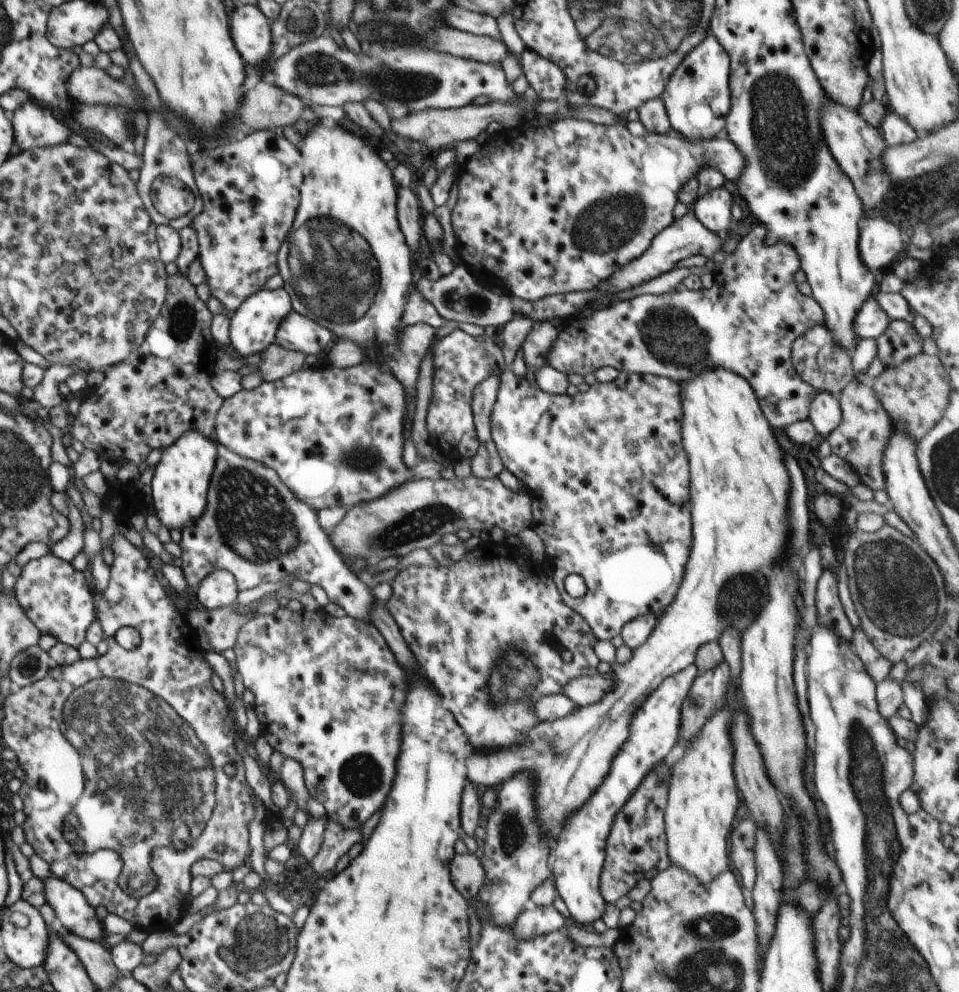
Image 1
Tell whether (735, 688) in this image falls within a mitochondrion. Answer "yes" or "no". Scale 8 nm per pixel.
no

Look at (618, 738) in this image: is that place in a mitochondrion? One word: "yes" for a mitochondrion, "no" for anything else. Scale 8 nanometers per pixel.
no

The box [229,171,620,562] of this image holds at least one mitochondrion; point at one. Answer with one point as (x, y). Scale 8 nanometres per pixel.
(334, 273)

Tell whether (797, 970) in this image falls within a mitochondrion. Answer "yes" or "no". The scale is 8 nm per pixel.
no

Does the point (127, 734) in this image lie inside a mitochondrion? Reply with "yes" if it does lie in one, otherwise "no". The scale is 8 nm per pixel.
yes

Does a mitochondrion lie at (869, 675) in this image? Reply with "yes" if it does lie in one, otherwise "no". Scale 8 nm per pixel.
no

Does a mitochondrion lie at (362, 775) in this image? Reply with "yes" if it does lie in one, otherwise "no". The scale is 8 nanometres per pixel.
yes

